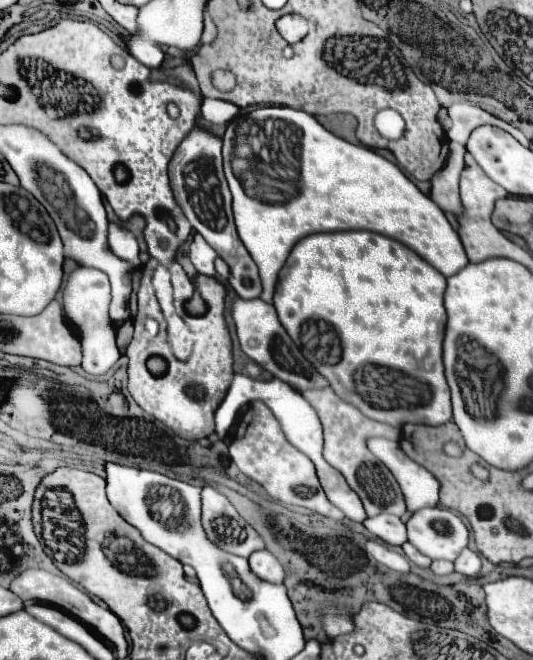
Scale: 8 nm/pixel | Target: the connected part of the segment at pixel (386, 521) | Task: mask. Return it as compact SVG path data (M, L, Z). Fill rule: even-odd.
M379 514L373 518L367 518L363 522L363 526L377 536L379 540L391 544L391 546L401 546L403 542L407 542L407 528L401 522L401 518L391 516L391 514Z

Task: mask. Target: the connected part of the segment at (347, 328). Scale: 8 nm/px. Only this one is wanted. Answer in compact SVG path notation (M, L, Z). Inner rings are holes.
M364 230L325 232L305 236L295 244L279 272L273 306L291 340L299 344L301 354L341 400L359 408L367 418L395 428L407 422L441 426L451 420L451 396L441 360L447 320L443 292L445 276L401 242Z

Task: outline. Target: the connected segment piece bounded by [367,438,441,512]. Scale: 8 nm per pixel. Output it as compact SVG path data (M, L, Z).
M369 438L367 448L393 472L395 480L399 482L409 512L417 512L427 506L439 504L439 480L415 460L411 460L399 442L387 438Z

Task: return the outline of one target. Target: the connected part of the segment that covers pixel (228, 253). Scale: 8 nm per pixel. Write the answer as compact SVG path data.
M193 128L189 136L179 144L171 162L169 162L169 180L171 190L175 194L177 204L183 214L191 222L191 226L213 246L213 250L229 264L231 276L229 284L241 298L259 298L261 280L257 274L257 266L249 256L247 248L237 236L231 212L231 192L227 188L227 180L223 176L221 166L221 140L201 128Z

